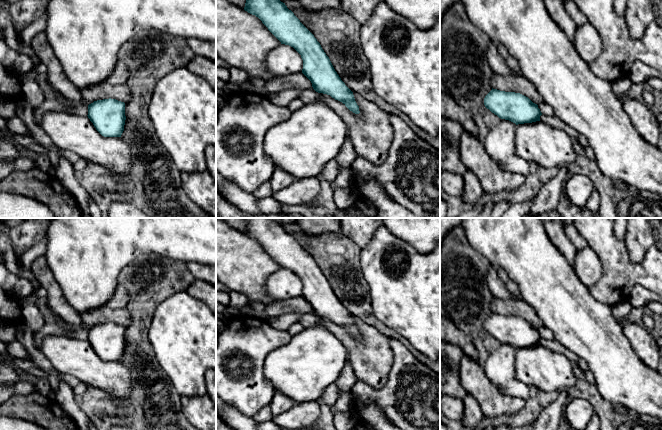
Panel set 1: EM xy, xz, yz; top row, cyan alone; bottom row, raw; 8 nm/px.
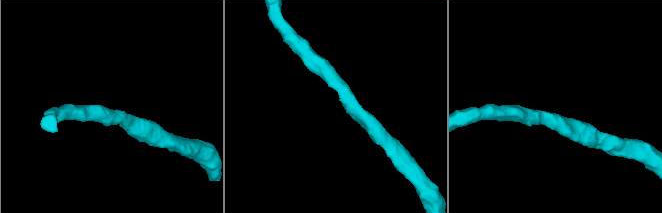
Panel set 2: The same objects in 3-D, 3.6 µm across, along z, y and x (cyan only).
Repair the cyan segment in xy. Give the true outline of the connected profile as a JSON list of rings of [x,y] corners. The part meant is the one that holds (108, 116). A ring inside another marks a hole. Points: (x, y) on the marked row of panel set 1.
[[[116,99],[97,100],[88,105],[88,118],[104,137],[121,137],[125,125],[125,103]]]

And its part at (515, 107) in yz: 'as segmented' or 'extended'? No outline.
as segmented

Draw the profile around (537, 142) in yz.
[[[541,120],[516,125],[515,153],[543,168],[559,167],[563,171],[577,157],[570,137]]]

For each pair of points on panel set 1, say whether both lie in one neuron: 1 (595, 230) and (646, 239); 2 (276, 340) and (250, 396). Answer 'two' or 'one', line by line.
1: two
2: one

